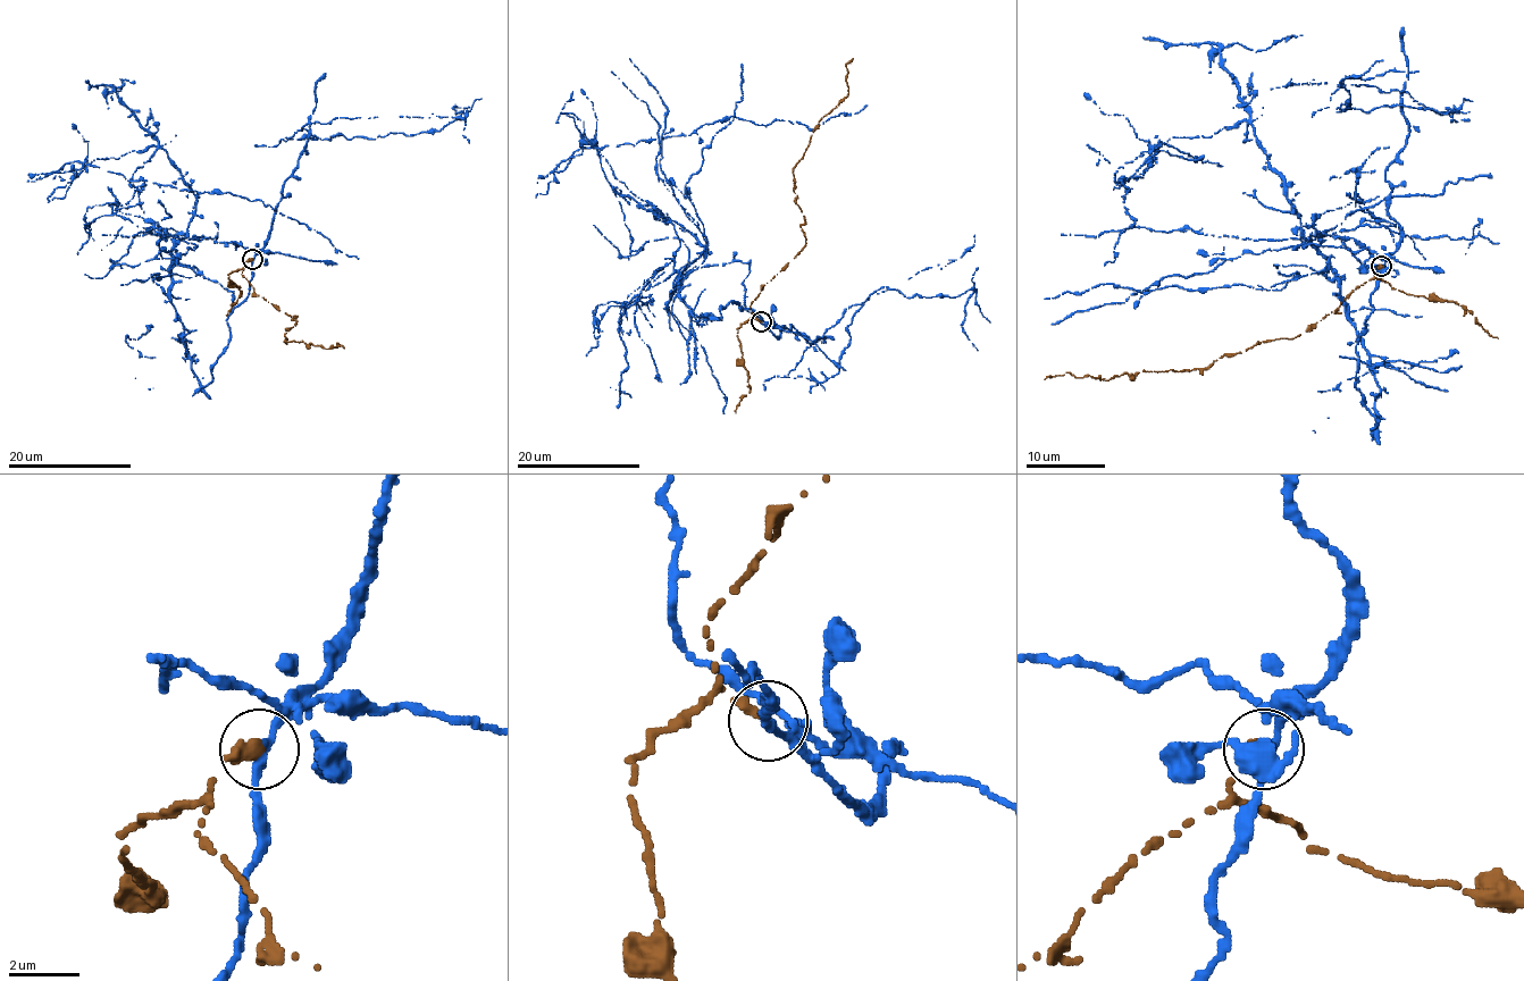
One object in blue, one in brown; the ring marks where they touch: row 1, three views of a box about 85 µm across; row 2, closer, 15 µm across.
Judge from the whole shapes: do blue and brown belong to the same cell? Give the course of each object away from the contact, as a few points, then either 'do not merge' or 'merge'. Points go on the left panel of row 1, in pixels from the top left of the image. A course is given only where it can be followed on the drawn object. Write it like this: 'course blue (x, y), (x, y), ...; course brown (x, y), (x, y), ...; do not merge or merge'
course blue (251, 260), (202, 386), (170, 299), (193, 191), (157, 147), (90, 164), (261, 200), (358, 258); course brown (251, 260), (241, 274), (254, 292), (296, 316), (284, 342), (344, 348); do not merge

